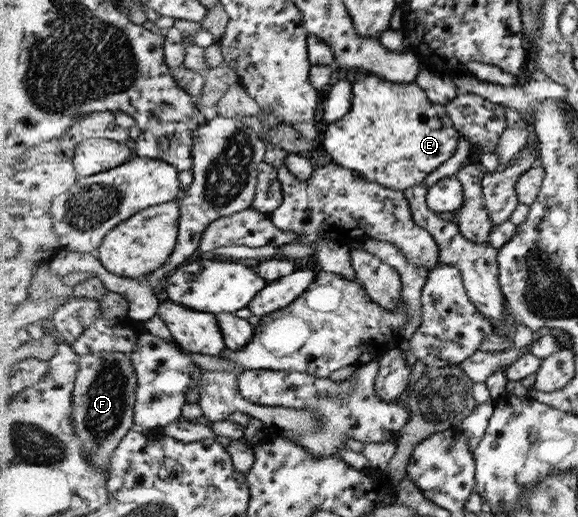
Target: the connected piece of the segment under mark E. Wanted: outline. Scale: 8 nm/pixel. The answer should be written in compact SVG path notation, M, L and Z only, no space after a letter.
M367 73L353 82L353 103L349 114L328 124L322 144L334 163L358 171L369 181L404 192L410 187L422 185L438 167L453 158L460 140L461 134L454 128L453 119L445 106L433 104L421 86L414 82L400 84Z

